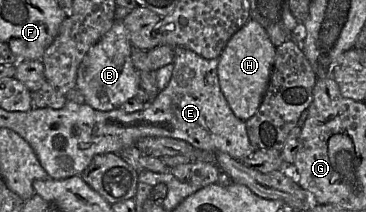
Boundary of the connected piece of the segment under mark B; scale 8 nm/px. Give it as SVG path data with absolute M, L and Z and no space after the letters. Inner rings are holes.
M115 19L110 30L89 49L78 67L76 87L82 92L86 104L95 110L111 111L136 97L139 71L132 63L131 49L132 44L123 21Z

